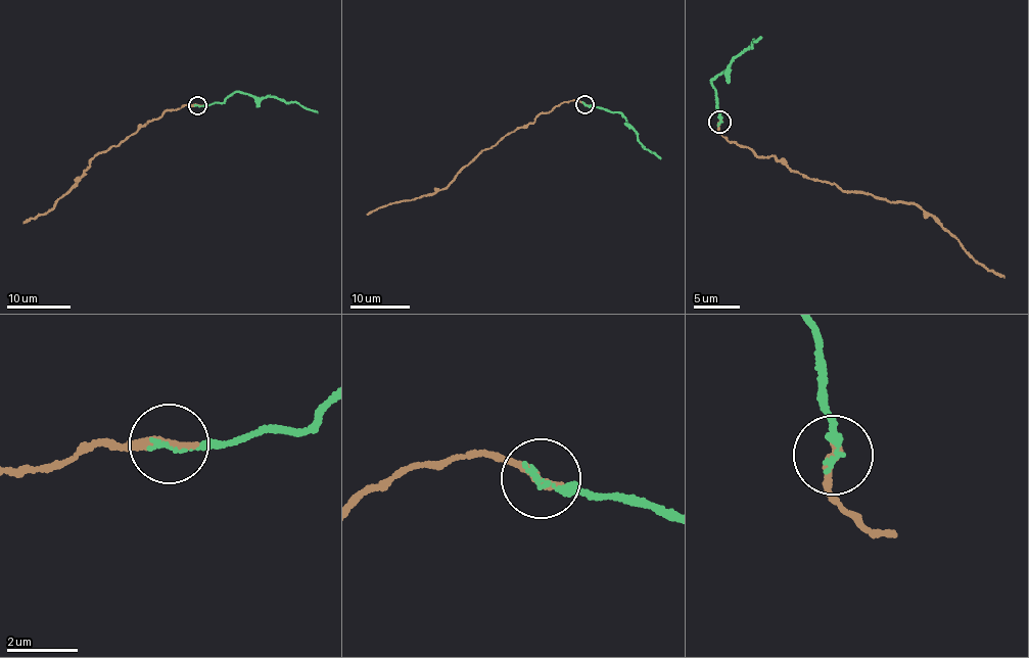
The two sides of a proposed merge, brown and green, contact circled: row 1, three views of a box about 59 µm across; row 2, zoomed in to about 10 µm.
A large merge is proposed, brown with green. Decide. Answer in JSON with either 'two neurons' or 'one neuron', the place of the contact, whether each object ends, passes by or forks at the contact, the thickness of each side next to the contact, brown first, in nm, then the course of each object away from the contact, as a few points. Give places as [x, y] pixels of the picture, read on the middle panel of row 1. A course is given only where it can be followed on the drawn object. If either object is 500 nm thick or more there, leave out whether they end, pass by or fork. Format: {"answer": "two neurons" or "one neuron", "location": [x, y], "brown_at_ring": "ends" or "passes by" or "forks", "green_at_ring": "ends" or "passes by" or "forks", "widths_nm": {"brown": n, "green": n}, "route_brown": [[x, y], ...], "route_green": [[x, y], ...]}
{"answer": "one neuron", "location": [585, 104], "brown_at_ring": "ends", "green_at_ring": "ends", "widths_nm": {"brown": 280, "green": 140}, "route_brown": [[585, 103], [576, 100], [538, 113], [531, 123], [481, 150], [447, 186], [368, 215]], "route_green": [[585, 103], [620, 112], [642, 145], [660, 158]]}

